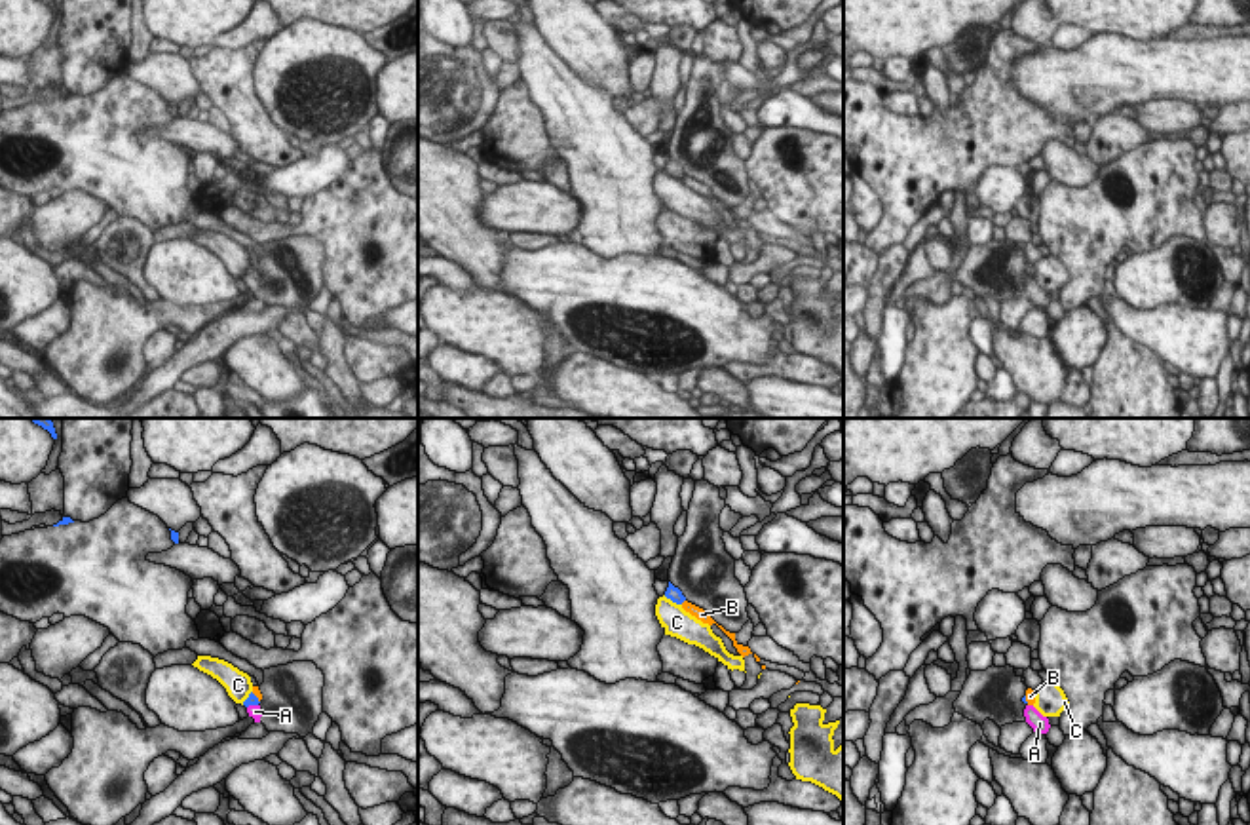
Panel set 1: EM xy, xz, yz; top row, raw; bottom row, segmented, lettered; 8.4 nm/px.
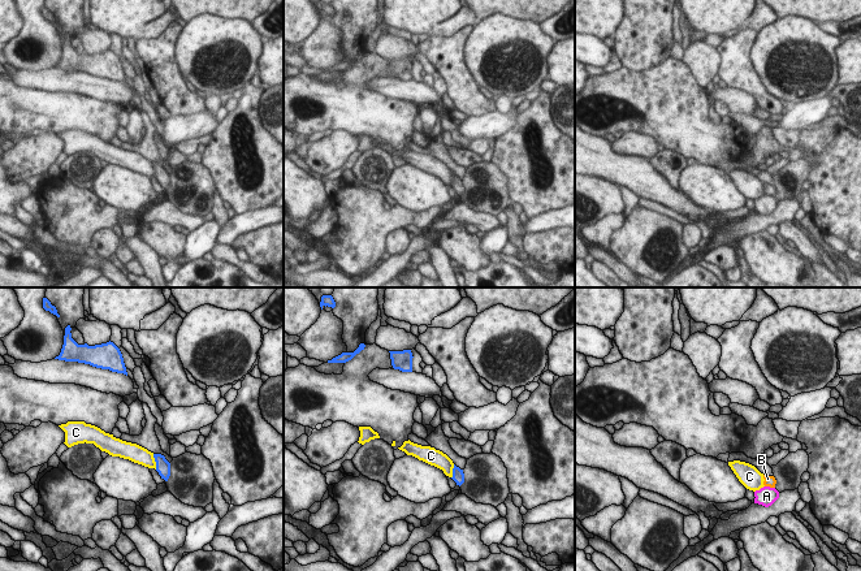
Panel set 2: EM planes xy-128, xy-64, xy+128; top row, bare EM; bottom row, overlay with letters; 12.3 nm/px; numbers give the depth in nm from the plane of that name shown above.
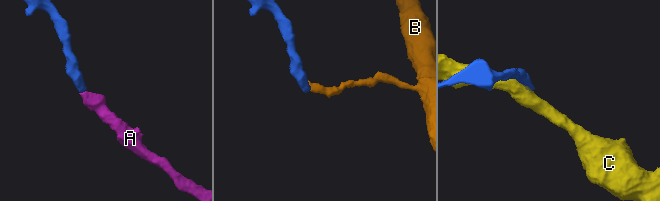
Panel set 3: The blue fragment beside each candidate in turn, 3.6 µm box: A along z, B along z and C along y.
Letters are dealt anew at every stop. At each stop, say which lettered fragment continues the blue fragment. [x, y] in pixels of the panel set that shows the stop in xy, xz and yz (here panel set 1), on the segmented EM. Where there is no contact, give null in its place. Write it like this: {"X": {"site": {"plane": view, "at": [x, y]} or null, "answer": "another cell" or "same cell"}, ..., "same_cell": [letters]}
{"A": {"site": {"plane": "xy", "at": [251, 704]}, "answer": "same cell"}, "B": {"site": {"plane": "xz", "at": [682, 601]}, "answer": "another cell"}, "C": {"site": {"plane": "xz", "at": [673, 601]}, "answer": "another cell"}, "same_cell": ["A"]}

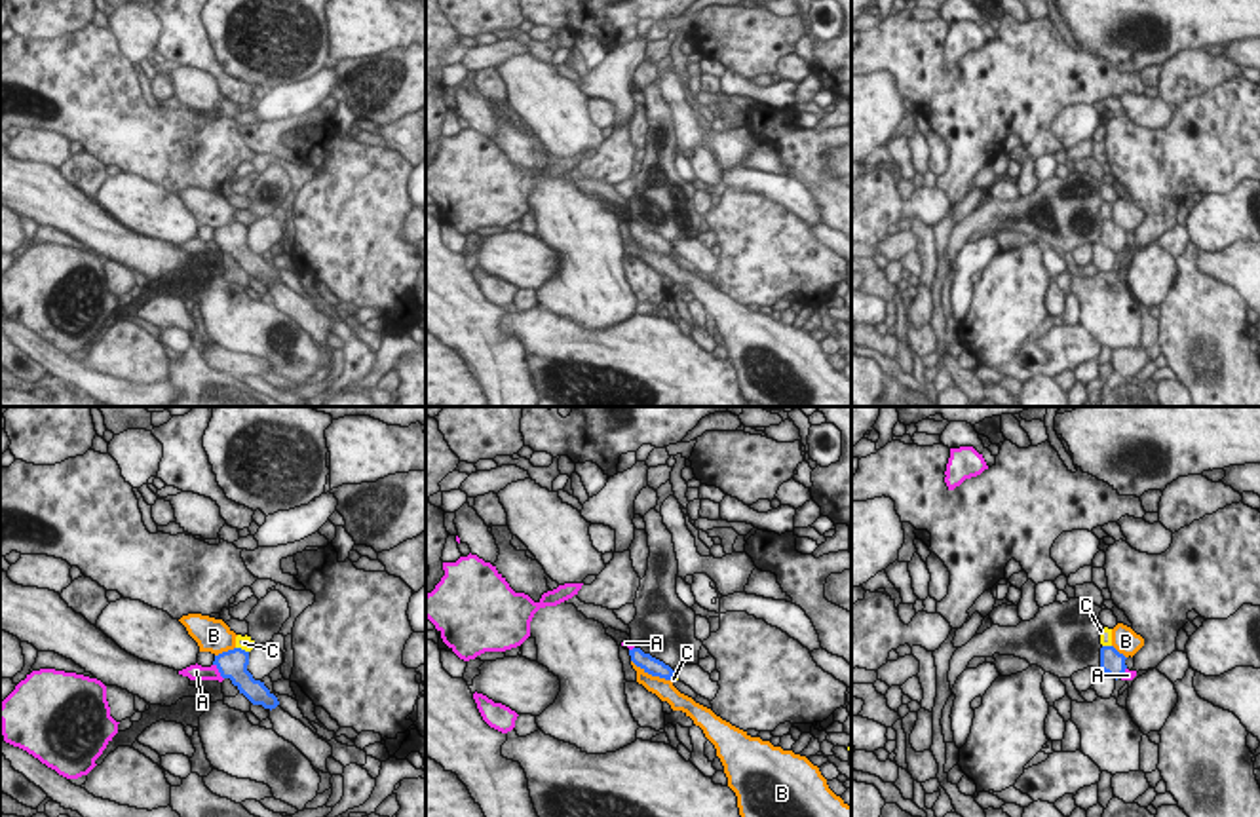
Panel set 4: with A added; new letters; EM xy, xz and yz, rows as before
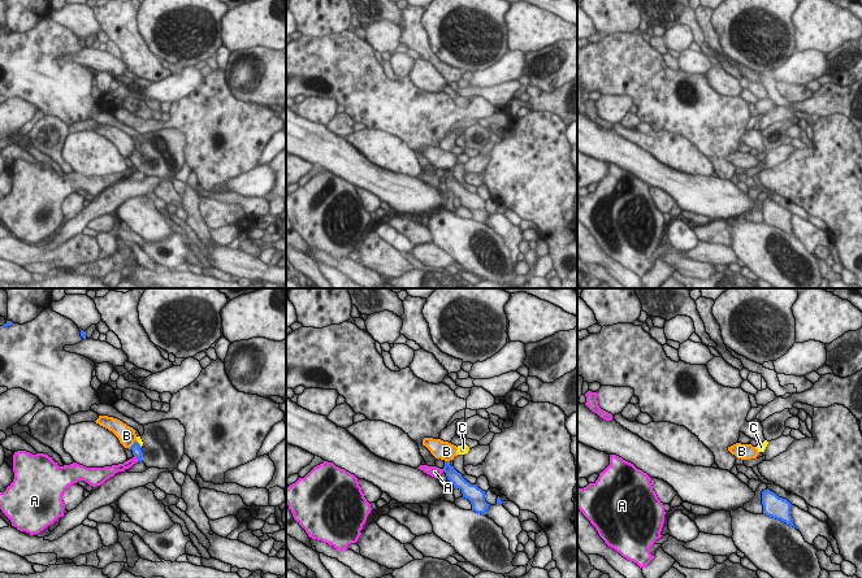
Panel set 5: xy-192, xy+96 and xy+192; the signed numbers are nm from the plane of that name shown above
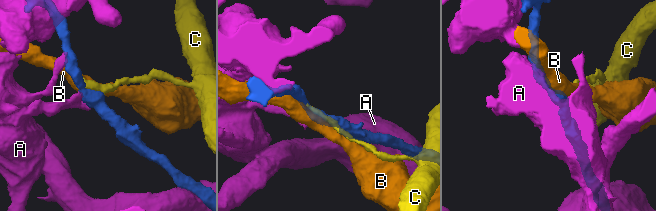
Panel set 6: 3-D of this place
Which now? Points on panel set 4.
{"A": {"site": {"plane": "xy", "at": [219, 671]}, "answer": "another cell"}, "B": {"site": {"plane": "xz", "at": [650, 673]}, "answer": "another cell"}, "C": {"site": {"plane": "xy", "at": [240, 648]}, "answer": "another cell"}, "same_cell": []}

